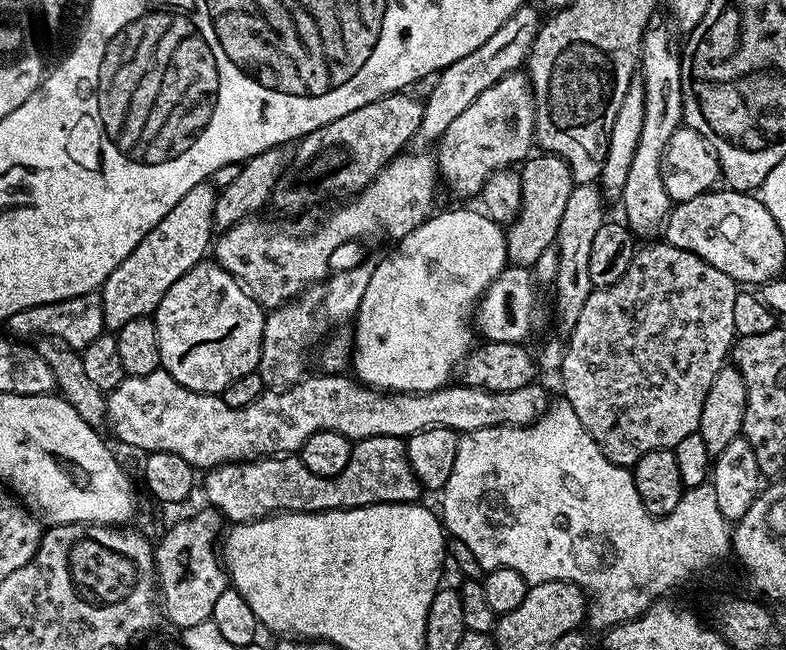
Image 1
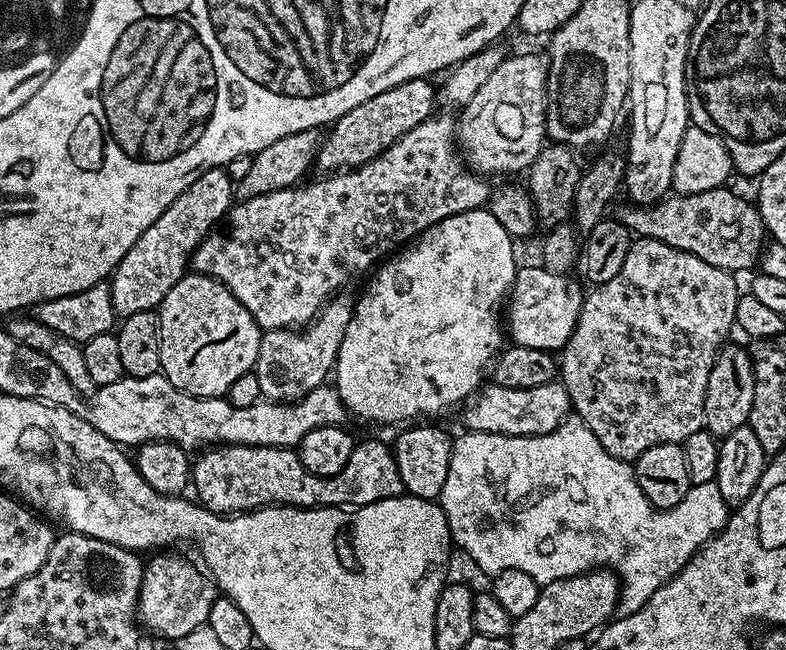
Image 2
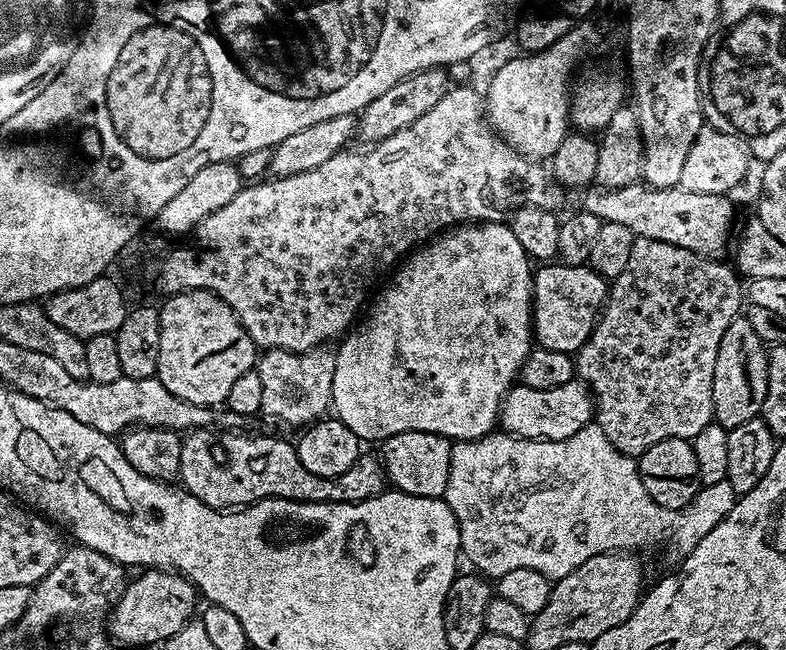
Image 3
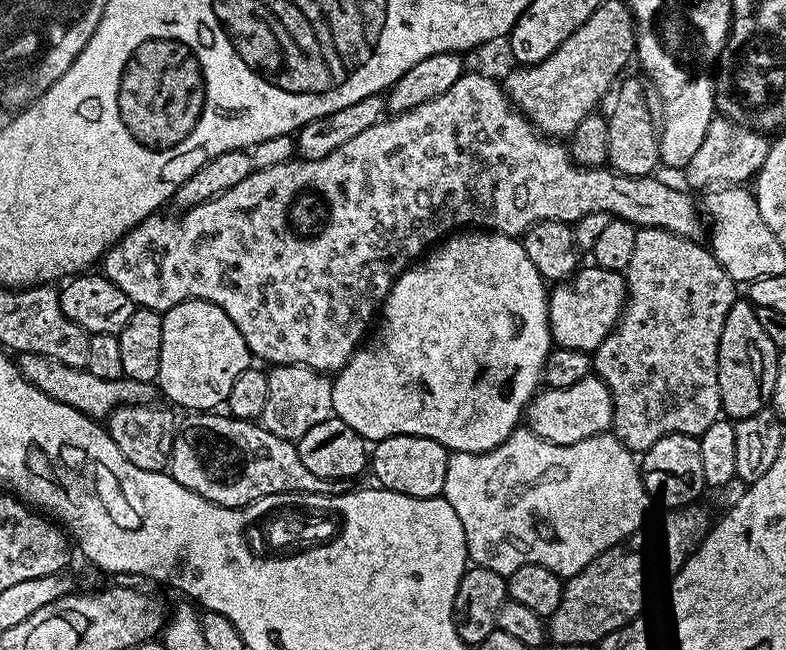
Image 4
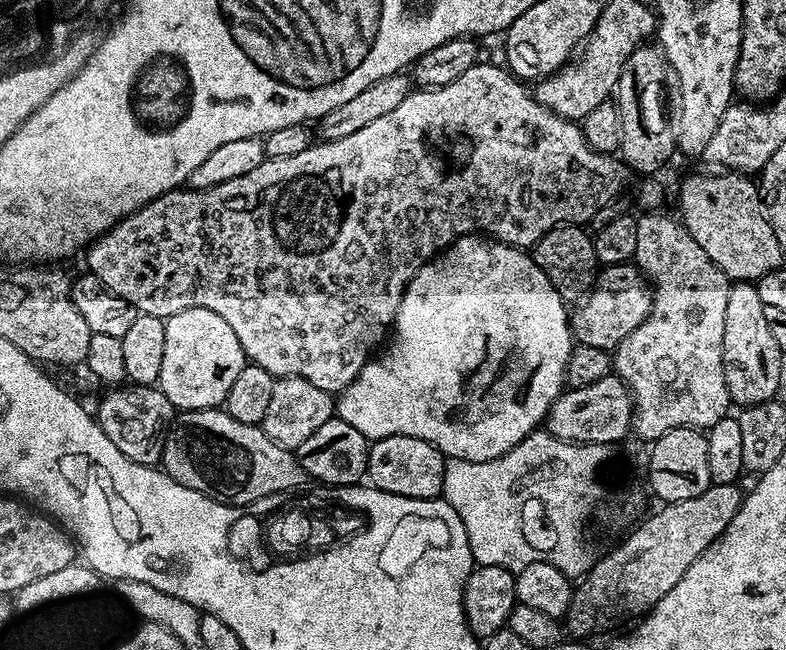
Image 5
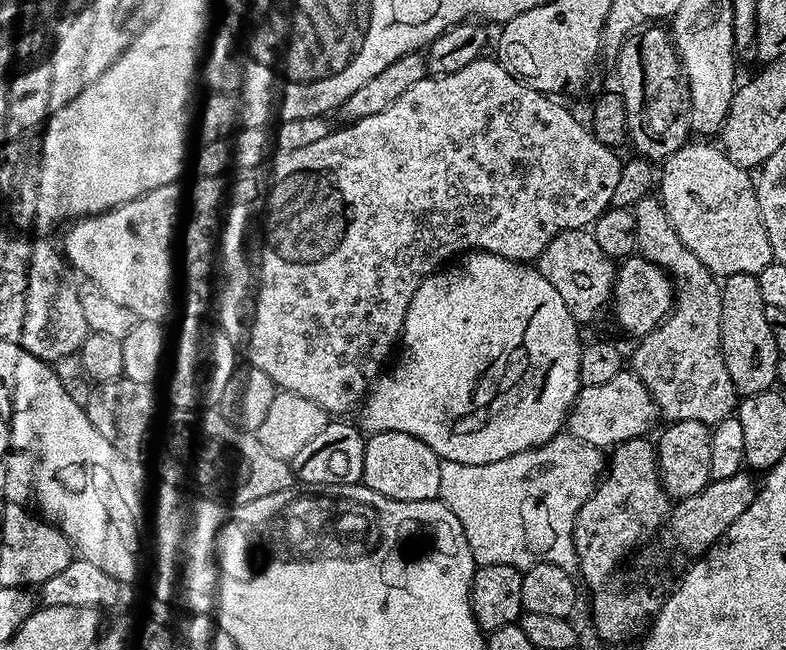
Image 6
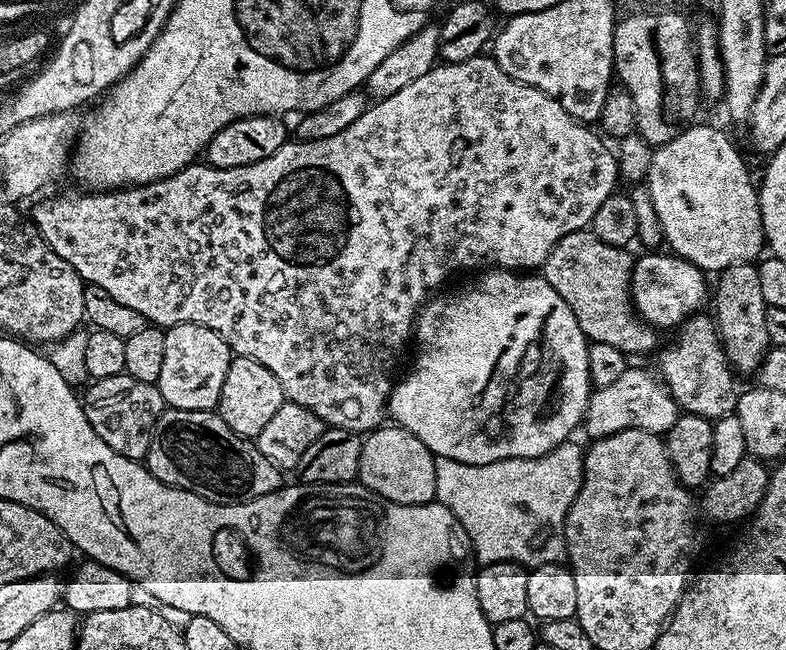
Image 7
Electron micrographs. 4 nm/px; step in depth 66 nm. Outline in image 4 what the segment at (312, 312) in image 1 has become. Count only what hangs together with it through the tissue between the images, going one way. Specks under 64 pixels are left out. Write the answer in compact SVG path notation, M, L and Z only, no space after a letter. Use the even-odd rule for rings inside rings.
M277 364L267 369L270 391L266 397L266 410L262 426L270 434L293 442L302 438L306 430L318 426L318 422L333 419L332 380L325 373L315 372L304 364Z

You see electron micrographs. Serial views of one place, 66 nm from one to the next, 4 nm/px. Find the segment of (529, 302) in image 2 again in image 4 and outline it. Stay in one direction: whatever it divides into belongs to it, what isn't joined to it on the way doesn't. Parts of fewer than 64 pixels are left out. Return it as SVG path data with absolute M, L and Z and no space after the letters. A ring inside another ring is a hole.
M581 267L549 291L548 321L555 347L582 350L591 354L616 329L628 300L628 281L623 271L589 267Z

